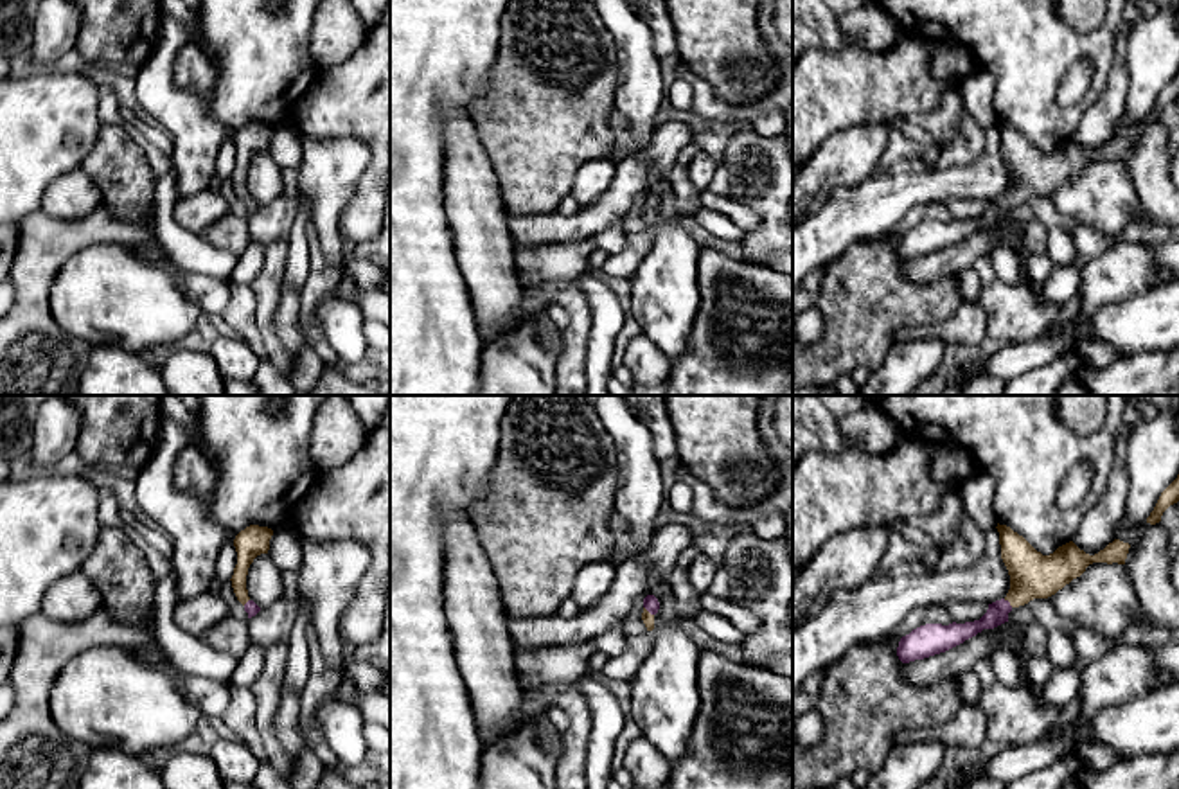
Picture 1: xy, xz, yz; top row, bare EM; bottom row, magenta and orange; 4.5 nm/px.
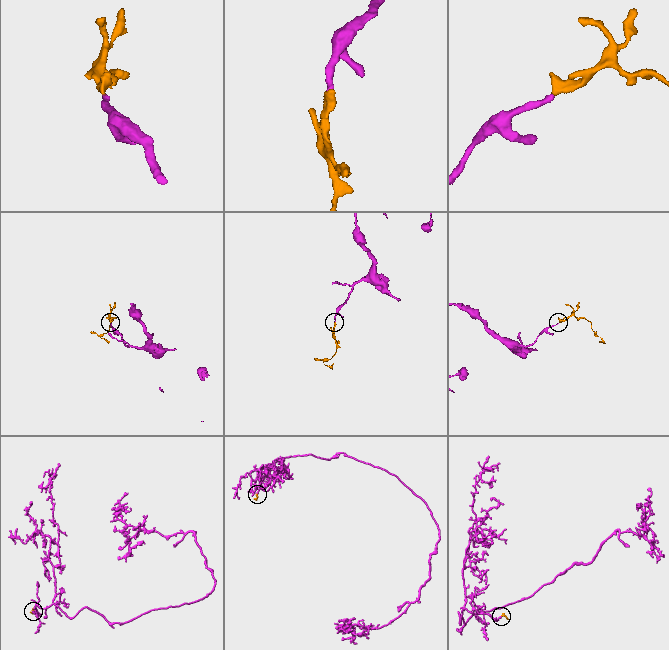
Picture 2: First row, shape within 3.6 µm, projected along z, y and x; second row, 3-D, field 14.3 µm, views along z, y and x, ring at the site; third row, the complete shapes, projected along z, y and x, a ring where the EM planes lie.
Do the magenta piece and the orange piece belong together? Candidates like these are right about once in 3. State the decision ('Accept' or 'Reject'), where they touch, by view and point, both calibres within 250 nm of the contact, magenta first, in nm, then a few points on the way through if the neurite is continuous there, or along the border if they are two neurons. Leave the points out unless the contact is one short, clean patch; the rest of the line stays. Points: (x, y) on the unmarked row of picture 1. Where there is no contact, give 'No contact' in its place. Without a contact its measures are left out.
Accept. Touches magenta at xz (649, 209). Thickness 70 nm (magenta) against 50 nm. Path across: xz (651, 202), (649, 209), (647, 216)

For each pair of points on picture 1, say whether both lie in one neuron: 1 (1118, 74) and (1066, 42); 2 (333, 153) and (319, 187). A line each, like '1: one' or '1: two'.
1: two
2: one

